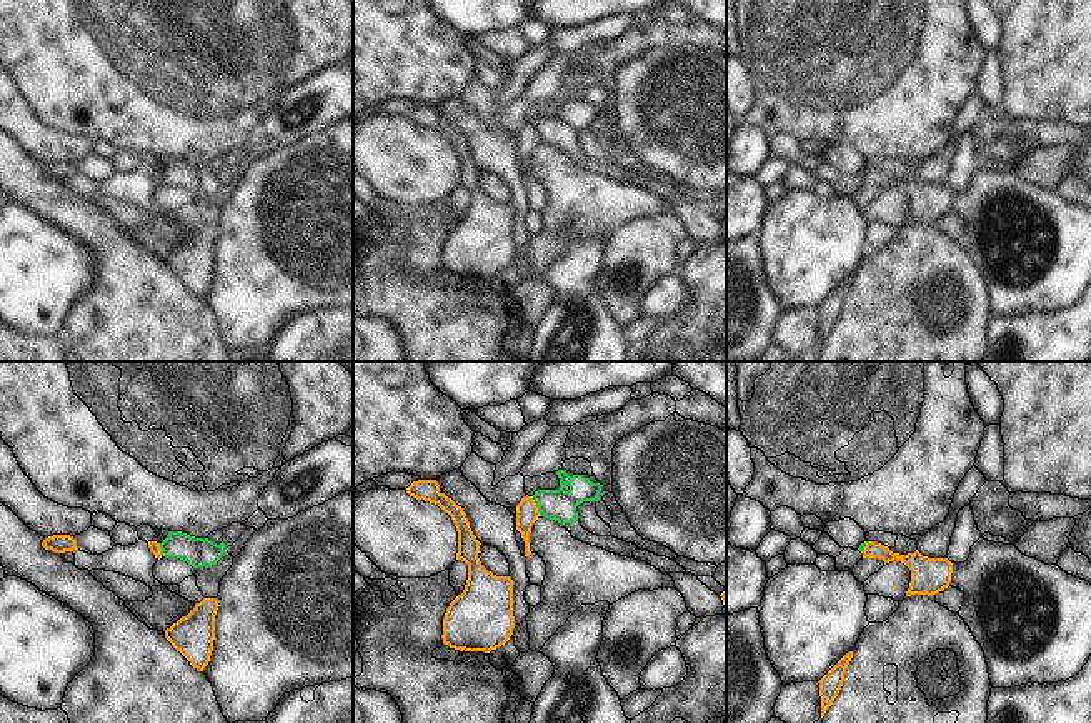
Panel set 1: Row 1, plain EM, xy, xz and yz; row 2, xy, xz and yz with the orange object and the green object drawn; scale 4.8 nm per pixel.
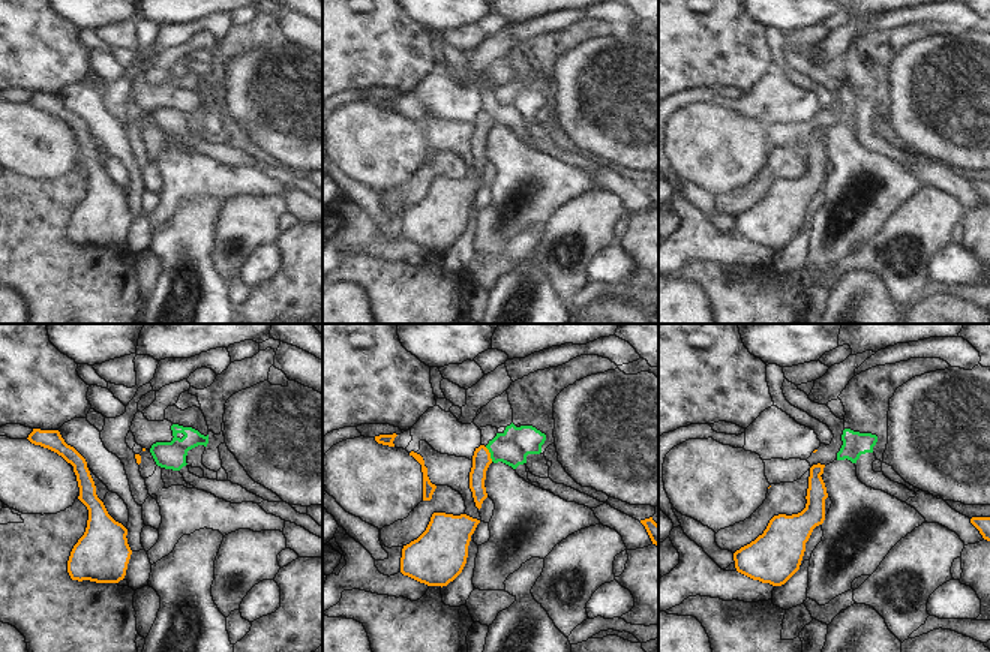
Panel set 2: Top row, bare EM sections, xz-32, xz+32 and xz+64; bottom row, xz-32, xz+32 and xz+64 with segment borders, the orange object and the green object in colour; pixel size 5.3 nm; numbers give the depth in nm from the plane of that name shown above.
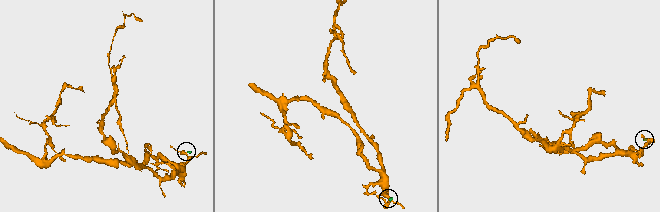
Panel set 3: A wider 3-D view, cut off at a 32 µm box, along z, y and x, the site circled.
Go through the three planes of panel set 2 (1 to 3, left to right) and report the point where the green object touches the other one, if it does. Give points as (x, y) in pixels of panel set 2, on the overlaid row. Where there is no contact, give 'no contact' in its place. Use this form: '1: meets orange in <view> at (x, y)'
1: no contact
2: meets orange in xz+32 at (489, 454)
3: no contact

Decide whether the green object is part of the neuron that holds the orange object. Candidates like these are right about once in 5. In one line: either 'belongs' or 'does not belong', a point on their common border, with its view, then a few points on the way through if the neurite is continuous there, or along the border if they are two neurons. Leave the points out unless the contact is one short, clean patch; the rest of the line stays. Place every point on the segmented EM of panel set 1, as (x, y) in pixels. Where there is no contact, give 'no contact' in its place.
does not belong | xz (537, 507) | along xz (532, 497), (540, 515)

